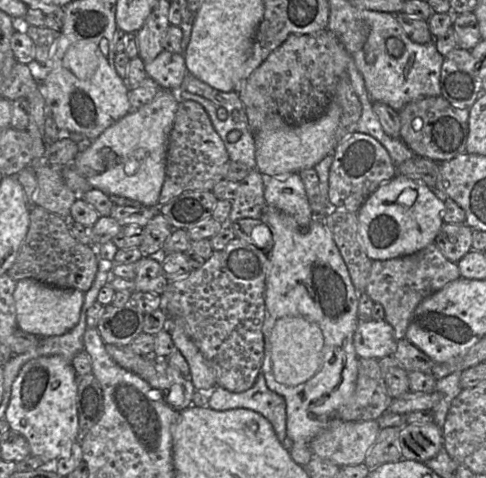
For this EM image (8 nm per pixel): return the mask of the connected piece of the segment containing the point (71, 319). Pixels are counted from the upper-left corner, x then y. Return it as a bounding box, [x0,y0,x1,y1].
[14,278,85,337]

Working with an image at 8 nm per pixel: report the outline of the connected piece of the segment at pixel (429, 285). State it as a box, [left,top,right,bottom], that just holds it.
[364,243,460,341]

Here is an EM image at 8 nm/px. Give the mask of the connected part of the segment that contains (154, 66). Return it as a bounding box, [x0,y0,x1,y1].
[144,50,187,90]

